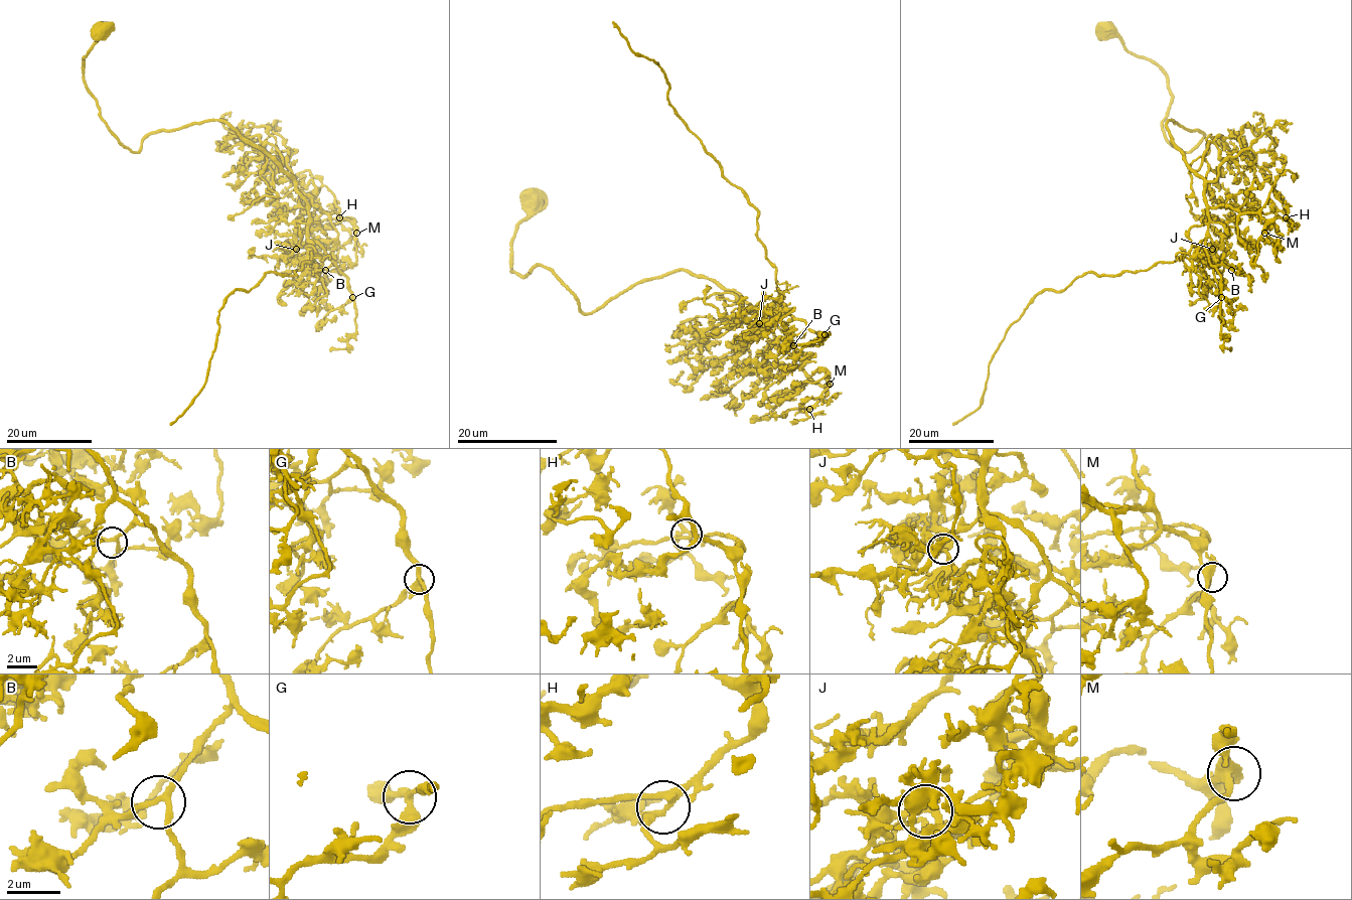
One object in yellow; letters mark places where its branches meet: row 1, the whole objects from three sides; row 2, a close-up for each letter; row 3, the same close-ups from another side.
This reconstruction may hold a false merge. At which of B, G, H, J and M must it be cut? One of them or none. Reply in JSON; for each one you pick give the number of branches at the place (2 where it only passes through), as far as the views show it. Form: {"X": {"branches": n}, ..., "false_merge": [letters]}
{"J": {"branches": 5}, "false_merge": ["J"]}

